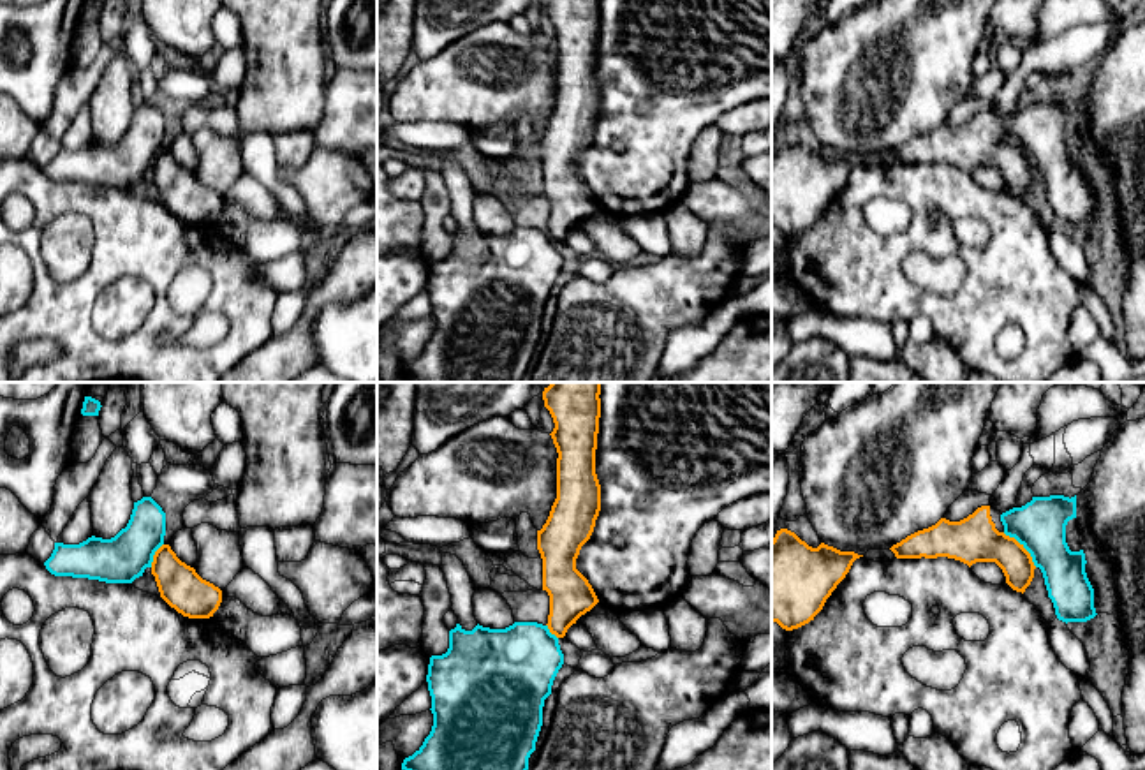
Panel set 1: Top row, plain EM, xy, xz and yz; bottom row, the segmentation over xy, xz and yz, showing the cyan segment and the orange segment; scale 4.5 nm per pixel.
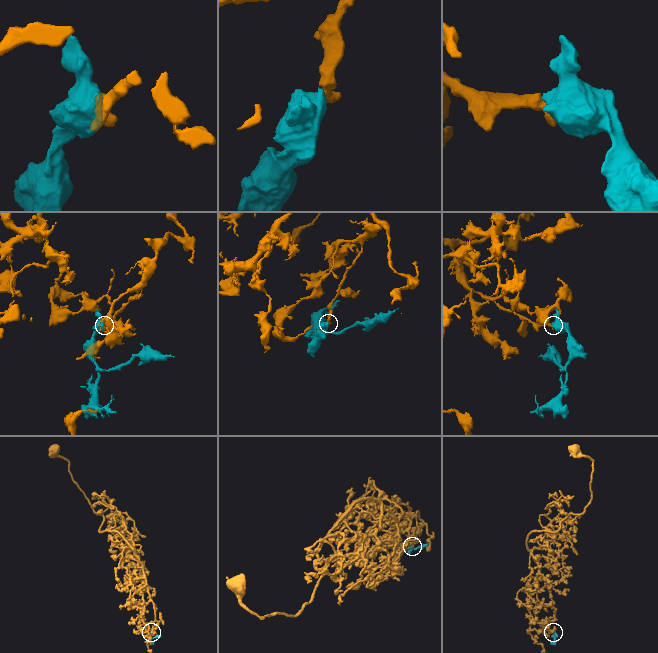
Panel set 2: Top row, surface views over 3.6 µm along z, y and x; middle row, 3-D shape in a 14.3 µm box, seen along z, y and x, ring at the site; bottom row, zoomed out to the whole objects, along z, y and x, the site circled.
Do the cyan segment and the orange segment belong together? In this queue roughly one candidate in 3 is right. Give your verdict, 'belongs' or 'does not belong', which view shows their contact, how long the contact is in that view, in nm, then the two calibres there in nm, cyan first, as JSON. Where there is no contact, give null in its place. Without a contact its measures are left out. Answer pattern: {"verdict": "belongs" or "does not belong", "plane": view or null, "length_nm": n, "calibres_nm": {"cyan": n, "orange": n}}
{"verdict": "belongs", "plane": "yz", "length_nm": 220, "calibres_nm": {"cyan": 240, "orange": 220}}

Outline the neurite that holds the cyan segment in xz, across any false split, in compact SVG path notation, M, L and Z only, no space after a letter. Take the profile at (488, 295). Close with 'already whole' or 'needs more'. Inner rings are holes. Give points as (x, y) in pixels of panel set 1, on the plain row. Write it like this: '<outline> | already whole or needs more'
M543 0L543 5L555 28L550 41L558 58L557 104L546 129L537 136L543 196L550 201L548 229L514 227L506 234L477 229L472 236L456 229L449 236L447 257L432 261L428 270L432 337L402 368L402 375L417 382L523 382L543 331L544 305L564 270L558 245L599 208L588 185L576 174L576 164L601 116L601 90L595 79L601 4Z | needs more

